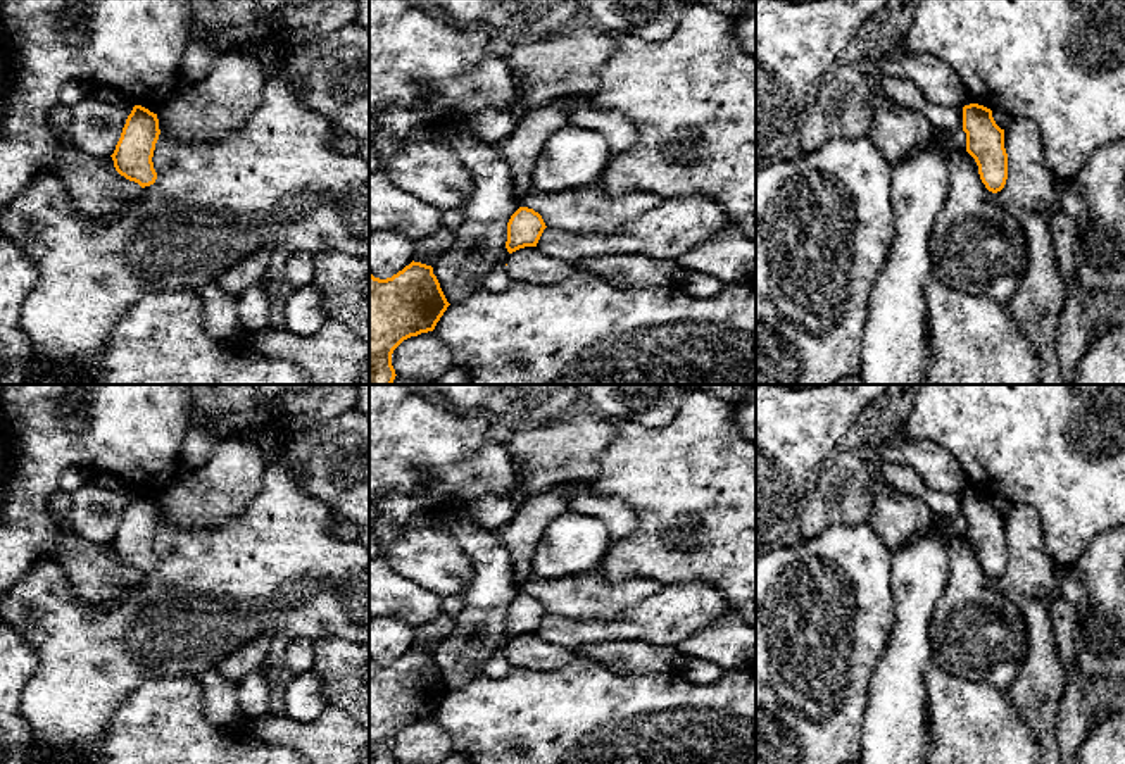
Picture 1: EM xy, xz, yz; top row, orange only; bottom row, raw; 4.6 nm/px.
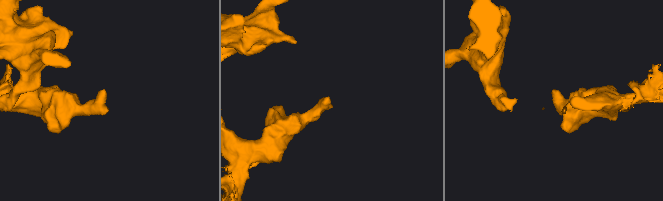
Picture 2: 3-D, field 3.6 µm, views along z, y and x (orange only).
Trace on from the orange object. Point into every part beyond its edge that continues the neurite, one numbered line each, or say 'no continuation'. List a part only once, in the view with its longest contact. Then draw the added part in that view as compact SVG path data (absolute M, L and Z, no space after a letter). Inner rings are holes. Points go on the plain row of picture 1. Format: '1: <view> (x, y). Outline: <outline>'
no continuation

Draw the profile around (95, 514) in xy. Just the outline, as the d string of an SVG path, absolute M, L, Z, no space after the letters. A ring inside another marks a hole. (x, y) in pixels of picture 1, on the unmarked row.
M86 481L71 493L69 512L74 533L91 543L110 543L133 493L107 490Z

